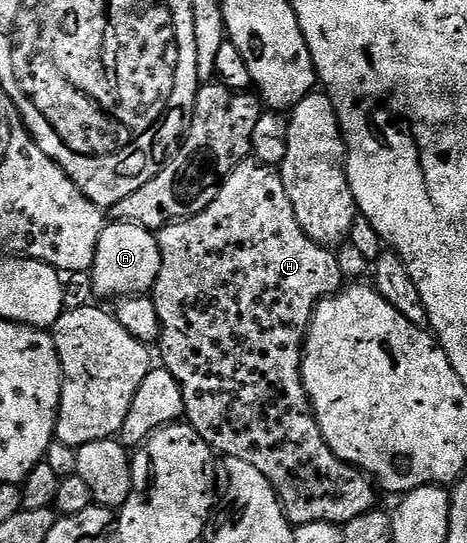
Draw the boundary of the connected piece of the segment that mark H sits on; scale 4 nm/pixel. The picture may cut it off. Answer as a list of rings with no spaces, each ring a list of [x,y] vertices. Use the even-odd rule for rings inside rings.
[[[254,158],[243,160],[231,171],[217,198],[213,198],[213,202],[209,202],[209,206],[205,206],[201,214],[188,216],[185,220],[176,220],[166,228],[158,229],[157,235],[161,250],[161,270],[153,289],[153,299],[157,306],[157,318],[163,327],[159,331],[157,352],[159,348],[160,354],[163,355],[162,367],[167,368],[169,374],[173,374],[173,378],[177,378],[181,386],[186,423],[190,424],[193,430],[197,430],[197,434],[201,434],[201,438],[205,438],[205,442],[220,457],[241,458],[241,462],[257,466],[257,470],[265,474],[265,478],[279,496],[284,513],[292,525],[312,524],[324,520],[342,526],[357,518],[357,514],[372,511],[376,507],[376,485],[366,472],[360,472],[358,468],[345,463],[329,450],[317,426],[311,410],[311,400],[303,385],[303,345],[307,339],[307,330],[311,327],[311,316],[325,297],[335,295],[344,287],[345,278],[341,274],[341,266],[337,266],[335,252],[330,247],[313,242],[313,238],[309,238],[305,230],[301,230],[301,222],[297,222],[293,214],[293,202],[289,202],[289,194],[285,190],[282,171]]]

